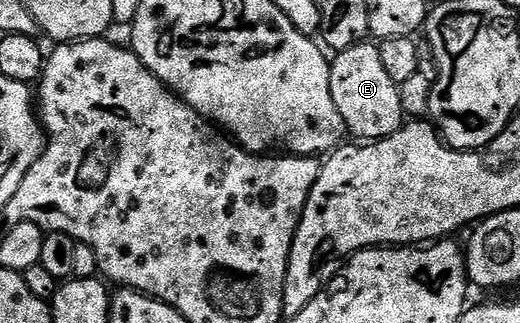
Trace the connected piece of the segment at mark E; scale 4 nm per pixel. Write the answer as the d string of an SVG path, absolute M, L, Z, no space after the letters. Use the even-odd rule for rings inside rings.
M375 43L355 44L350 50L337 52L331 57L330 94L334 94L334 106L342 114L345 129L352 132L357 141L385 140L405 123L406 117L400 101L400 89L382 67L382 54Z

